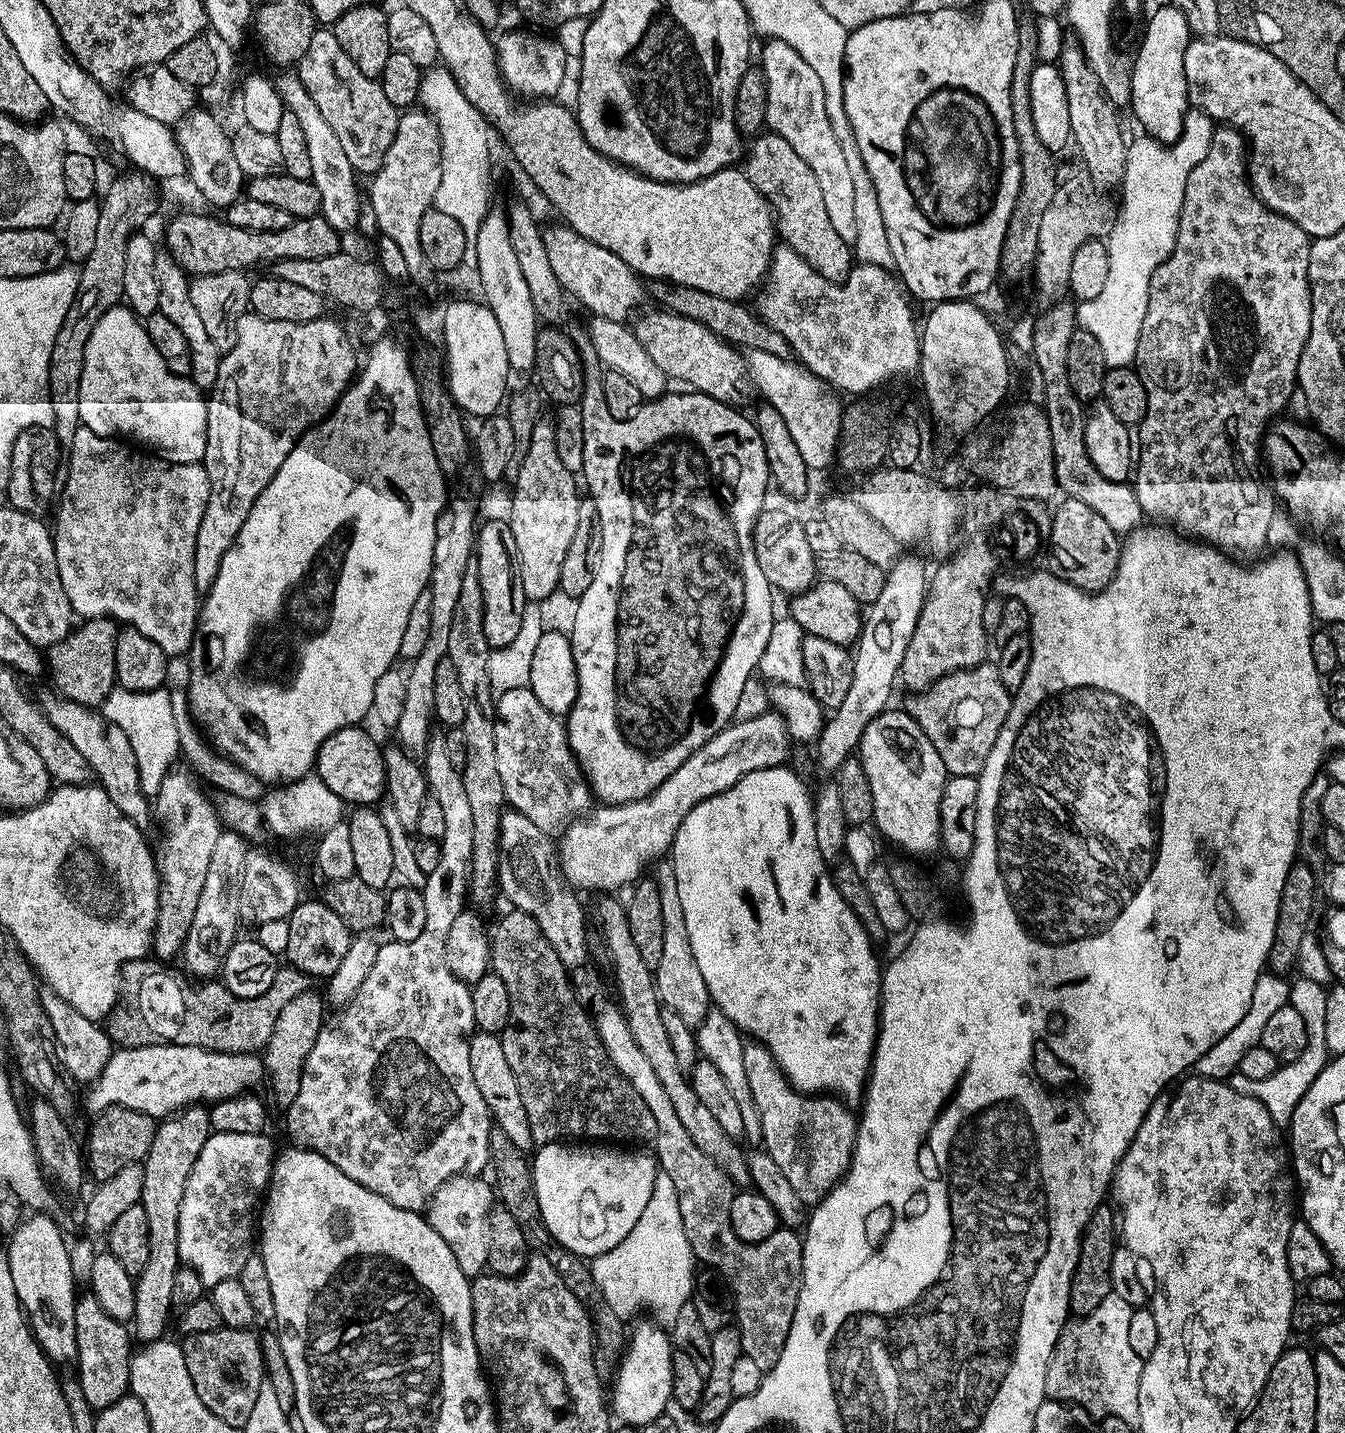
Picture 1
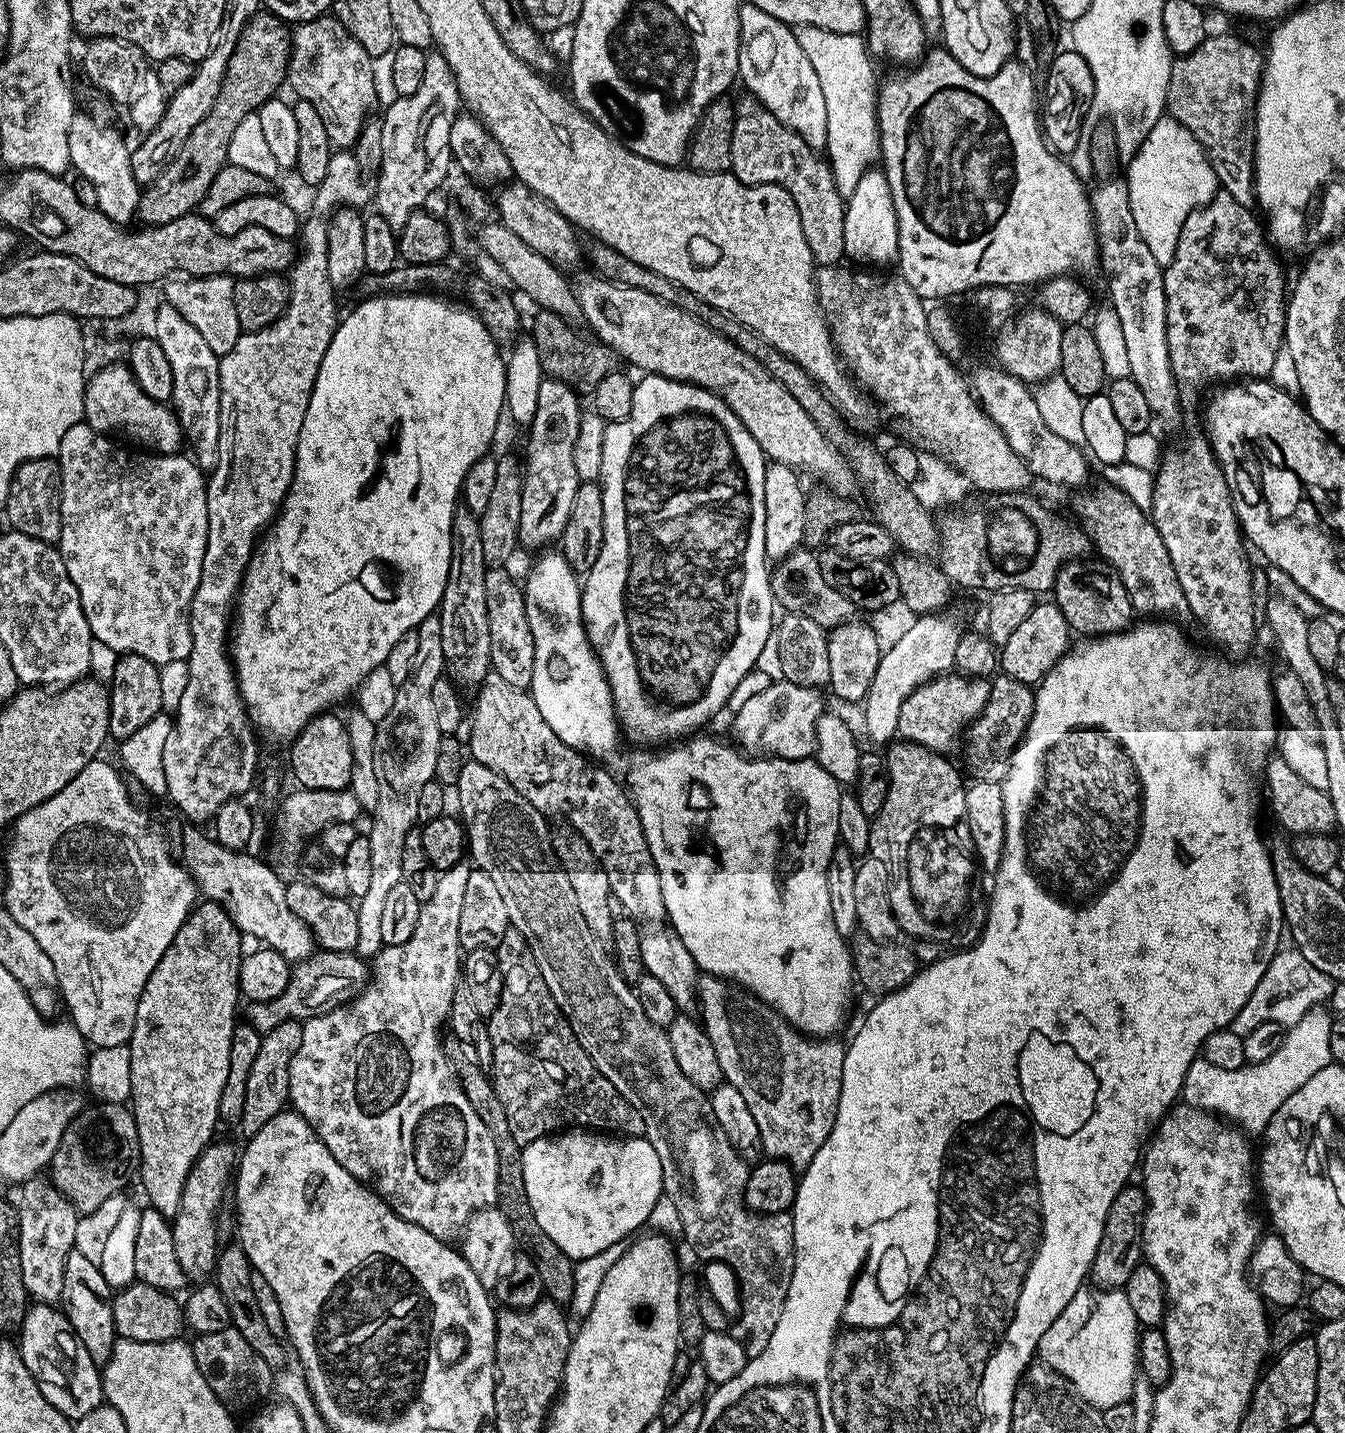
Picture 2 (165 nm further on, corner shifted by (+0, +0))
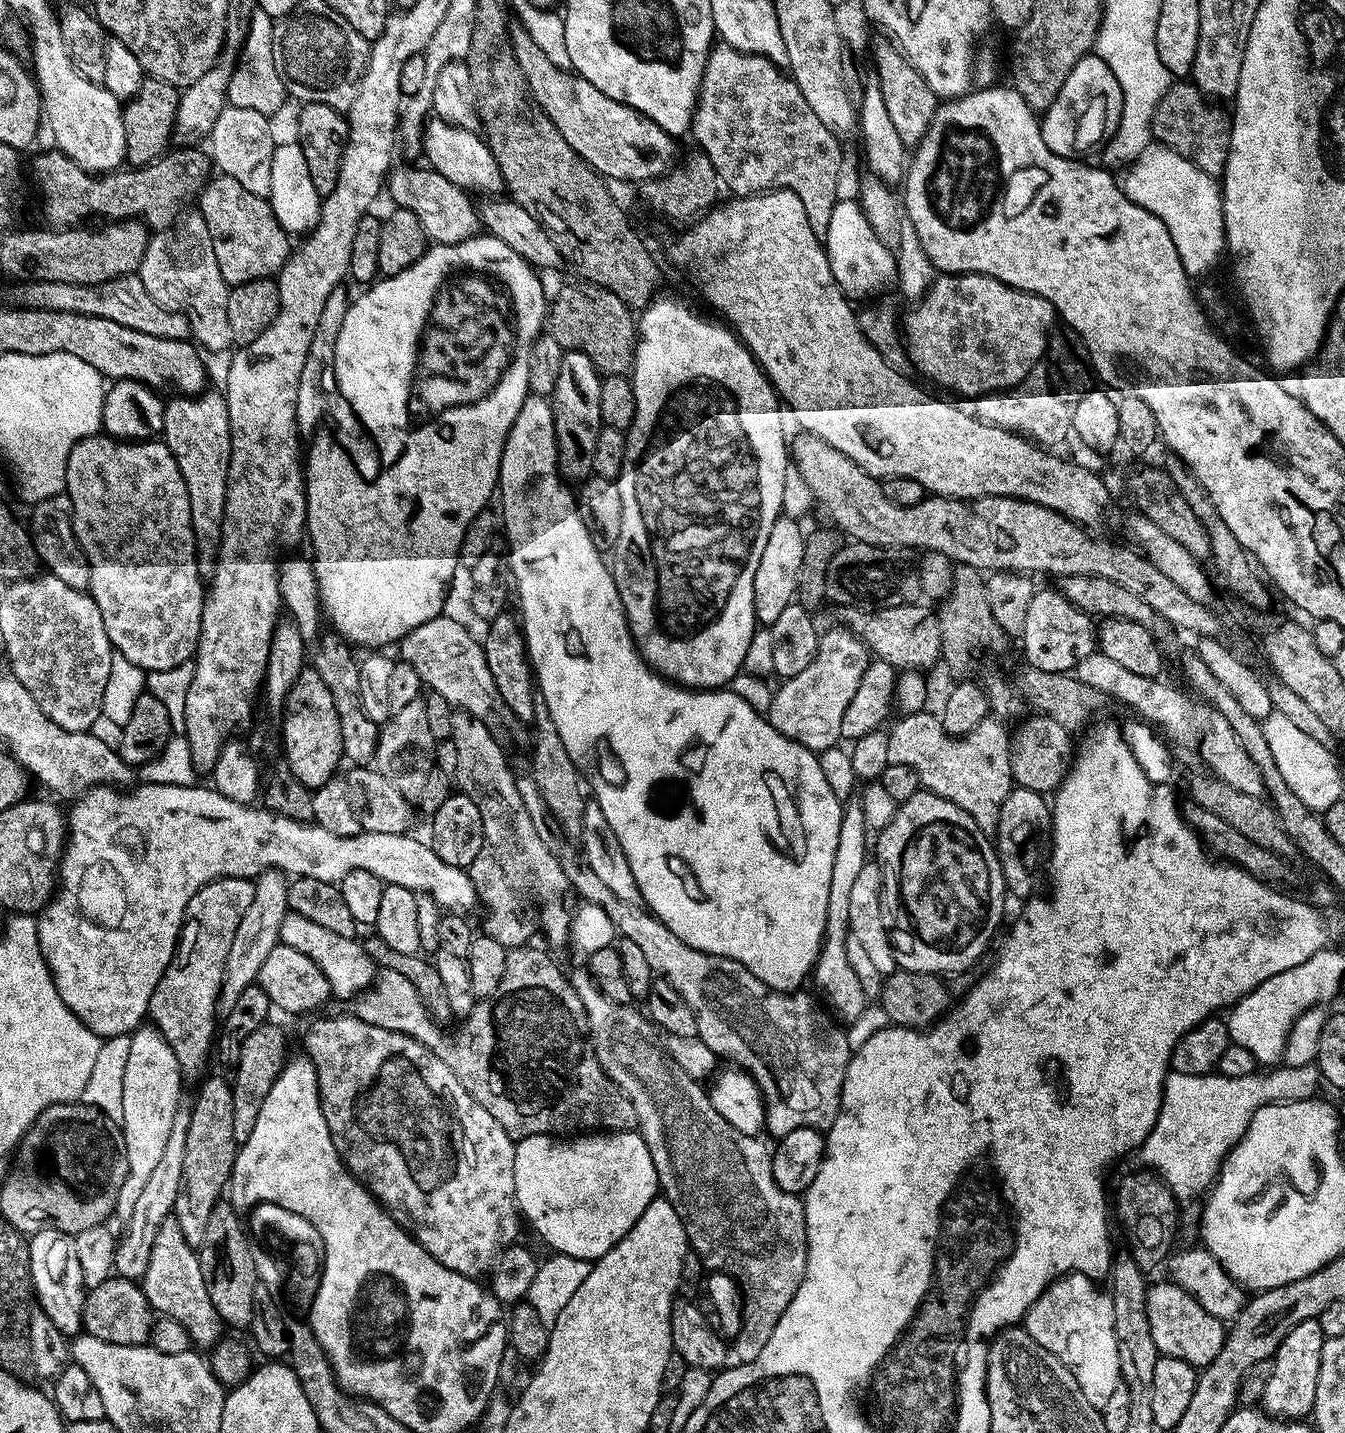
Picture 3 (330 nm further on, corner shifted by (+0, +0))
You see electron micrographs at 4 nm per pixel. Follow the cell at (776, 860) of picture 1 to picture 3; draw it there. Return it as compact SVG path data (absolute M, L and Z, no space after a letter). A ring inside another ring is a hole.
M530 394L526 398L526 402L522 402L522 410L518 410L518 418L514 418L514 426L510 426L510 434L504 443L502 450L502 462L500 463L500 482L498 485L498 500L500 496L500 504L504 507L504 516L502 512L502 532L512 539L512 549L506 552L506 564L516 575L516 584L514 580L514 592L520 595L520 612L522 617L522 631L524 633L524 643L528 645L528 658L532 661L532 670L534 673L535 683L538 685L538 692L542 699L546 702L546 706L550 710L550 718L554 718L554 726L558 726L558 734L562 737L562 743L566 746L566 754L570 754L570 758L574 762L574 766L582 774L586 781L587 787L594 791L594 798L602 806L602 814L606 814L606 822L610 822L610 830L614 830L614 834L618 838L618 842L622 846L622 850L626 854L628 861L631 864L631 869L634 870L634 876L639 884L640 894L643 903L650 909L652 915L659 918L670 930L674 930L674 934L678 934L678 938L682 938L682 942L688 943L694 950L704 951L706 954L728 956L730 959L740 960L742 966L750 970L754 977L760 978L766 986L773 988L775 991L795 992L801 987L803 980L806 981L813 975L813 968L816 960L819 958L820 946L824 941L824 931L827 926L827 906L829 905L830 895L830 876L833 873L835 851L838 849L838 834L839 827L842 824L844 816L844 808L842 802L834 794L834 790L829 790L828 800L740 800L740 752L748 752L748 744L752 744L756 740L756 736L760 734L770 734L774 731L774 726L761 713L755 712L753 708L744 705L742 698L738 698L738 694L734 694L730 690L693 690L683 687L673 681L664 679L658 672L654 672L649 664L640 655L640 651L636 649L636 642L632 638L632 631L628 625L628 619L624 613L622 606L622 598L618 594L618 586L612 577L611 567L602 557L602 550L592 540L592 532L588 529L588 523L584 521L584 517L580 515L577 497L568 488L561 471L560 471L560 452L556 449L556 431L554 430L554 414L552 413L552 405L547 399L544 400L536 394Z

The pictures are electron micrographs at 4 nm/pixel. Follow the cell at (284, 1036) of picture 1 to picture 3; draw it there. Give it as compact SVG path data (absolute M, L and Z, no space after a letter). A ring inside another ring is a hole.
M265 1022L240 1044L240 1055L234 1061L236 1077L231 1077L232 1093L234 1094L234 1138L237 1145L246 1142L254 1131L254 1122L258 1122L258 1114L262 1110L262 1102L266 1102L266 1094L270 1094L270 1086L278 1078L289 1059L288 1040L284 1032L273 1022Z

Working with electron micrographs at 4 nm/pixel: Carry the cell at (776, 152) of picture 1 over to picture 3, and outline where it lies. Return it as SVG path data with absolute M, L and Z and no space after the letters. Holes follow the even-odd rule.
M717 43L708 55L700 97L696 100L696 112L692 116L690 136L700 143L697 144L699 149L707 153L723 187L729 188L732 194L737 197L749 195L753 191L752 184L789 188L798 194L798 198L802 198L806 206L808 227L823 234L830 226L830 214L838 202L838 170L846 152L840 149L841 141L836 133L818 119L814 110L810 110L810 102L802 98L802 90L798 90L791 75L781 65L756 52L743 52L729 44Z

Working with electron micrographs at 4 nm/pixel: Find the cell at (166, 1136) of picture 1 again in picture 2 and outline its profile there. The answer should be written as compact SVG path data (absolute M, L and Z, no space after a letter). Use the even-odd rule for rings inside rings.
M207 899L197 903L184 920L184 925L178 930L178 934L174 934L174 942L170 942L166 954L162 954L158 966L154 966L154 970L138 998L134 1030L127 1043L130 1054L130 1107L134 1122L138 1126L138 1146L140 1147L138 1177L140 1176L140 1184L144 1187L145 1194L148 1195L147 1203L169 1218L175 1216L178 1206L182 1202L182 1186L186 1186L186 1178L190 1174L194 1162L202 1154L205 1146L213 1143L212 1131L215 1130L216 1124L218 1125L220 1120L218 1101L222 1098L222 1086L226 1086L226 1074L230 1074L230 1042L234 1038L234 1030L238 1023L236 1003L241 1003L242 1000L240 994L240 961L242 959L240 940L242 940L242 933L236 928L230 914L222 905Z

